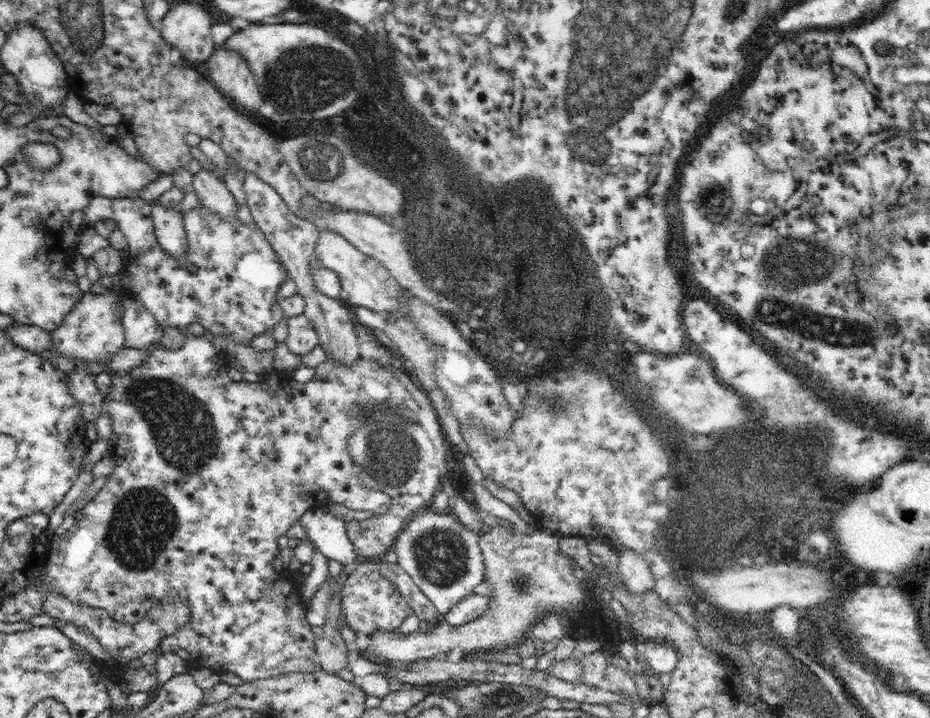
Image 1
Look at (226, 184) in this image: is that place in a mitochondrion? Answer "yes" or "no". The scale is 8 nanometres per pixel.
no

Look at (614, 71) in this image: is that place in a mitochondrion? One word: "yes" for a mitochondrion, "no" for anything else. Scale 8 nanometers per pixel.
yes

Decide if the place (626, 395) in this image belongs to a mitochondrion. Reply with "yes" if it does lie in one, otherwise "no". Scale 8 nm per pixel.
no

